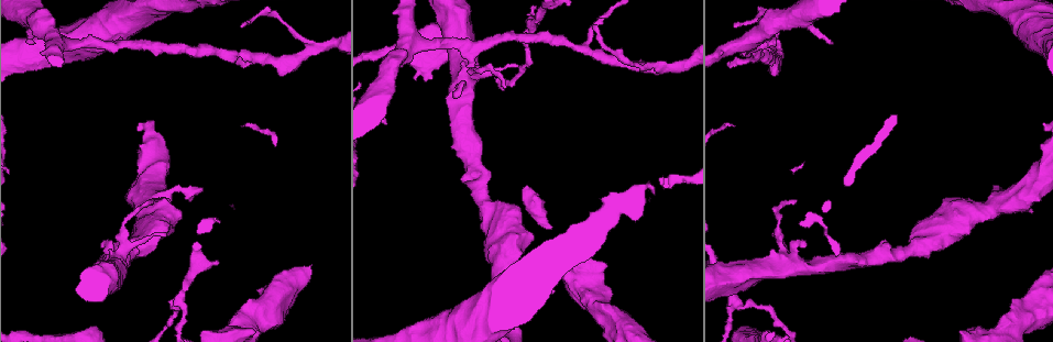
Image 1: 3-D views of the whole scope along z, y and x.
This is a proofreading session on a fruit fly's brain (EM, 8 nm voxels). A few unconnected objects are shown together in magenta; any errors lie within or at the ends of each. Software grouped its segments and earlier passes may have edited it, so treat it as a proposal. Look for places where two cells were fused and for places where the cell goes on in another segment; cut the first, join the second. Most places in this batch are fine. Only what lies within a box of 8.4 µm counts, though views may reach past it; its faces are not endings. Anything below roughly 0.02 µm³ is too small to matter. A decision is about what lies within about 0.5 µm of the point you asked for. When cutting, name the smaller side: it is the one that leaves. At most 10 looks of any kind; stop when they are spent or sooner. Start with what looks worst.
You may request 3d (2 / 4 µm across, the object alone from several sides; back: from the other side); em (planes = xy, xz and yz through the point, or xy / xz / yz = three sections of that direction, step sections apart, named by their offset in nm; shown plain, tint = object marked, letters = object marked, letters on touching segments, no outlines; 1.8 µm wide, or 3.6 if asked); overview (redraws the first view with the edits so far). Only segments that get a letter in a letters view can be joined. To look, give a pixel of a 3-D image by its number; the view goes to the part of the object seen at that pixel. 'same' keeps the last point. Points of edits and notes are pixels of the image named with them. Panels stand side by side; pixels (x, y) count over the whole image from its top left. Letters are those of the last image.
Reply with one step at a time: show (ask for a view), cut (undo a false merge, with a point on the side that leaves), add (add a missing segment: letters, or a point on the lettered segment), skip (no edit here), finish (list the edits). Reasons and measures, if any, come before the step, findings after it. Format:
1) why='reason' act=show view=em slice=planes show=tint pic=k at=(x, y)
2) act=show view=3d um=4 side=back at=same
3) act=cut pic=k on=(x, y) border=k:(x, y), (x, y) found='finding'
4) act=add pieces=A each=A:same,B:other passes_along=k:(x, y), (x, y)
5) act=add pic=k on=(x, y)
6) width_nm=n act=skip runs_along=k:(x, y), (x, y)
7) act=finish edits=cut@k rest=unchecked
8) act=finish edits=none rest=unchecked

why='thin end' act=show view=3d um=2 side=back pic=1 at=(385, 124)

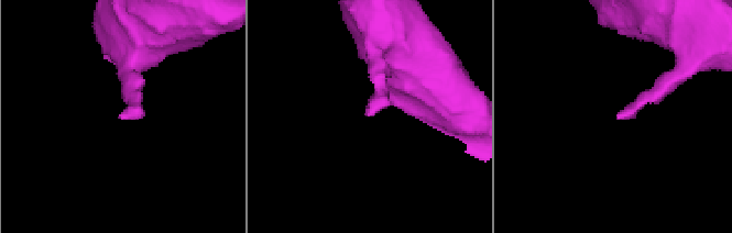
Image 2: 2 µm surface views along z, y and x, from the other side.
why='shape alone is not enough' act=show view=em slice=xy step=16 show=tint pic=2 at=(366, 113)

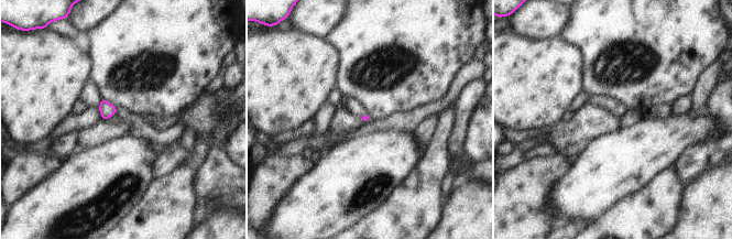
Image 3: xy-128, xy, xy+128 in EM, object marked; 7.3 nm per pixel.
why='another direction' act=show view=em slice=planes show=letters at=same

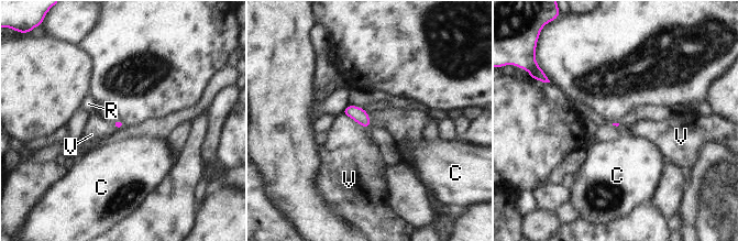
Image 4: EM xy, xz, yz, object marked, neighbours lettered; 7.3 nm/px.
act=skip each=C:other,R:other,V:other found='none of them fits'

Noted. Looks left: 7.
why='branch stops here' act=show view=em slice=yz step=4 show=tint pic=1 at=(603, 18)

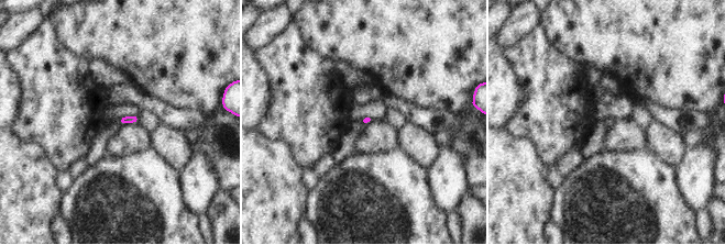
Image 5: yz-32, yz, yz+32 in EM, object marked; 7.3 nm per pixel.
why='cut it another way' act=show view=em slice=planes show=tint at=same

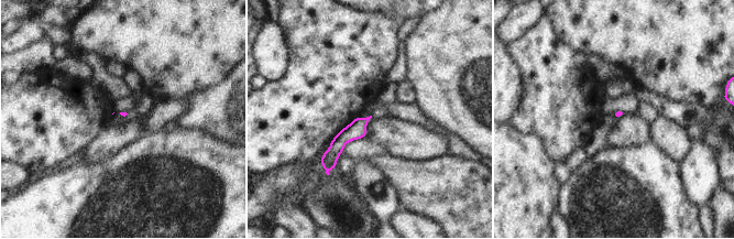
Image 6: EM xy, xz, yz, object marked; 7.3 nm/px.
why='what lies round it' act=show view=em slice=planes show=letters at=same

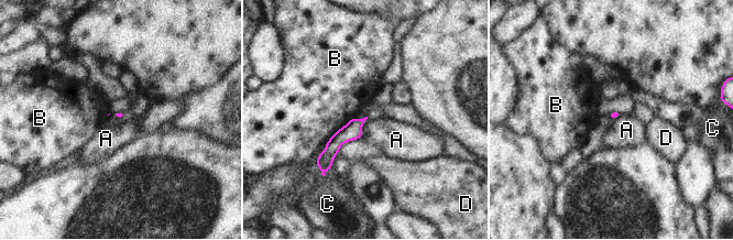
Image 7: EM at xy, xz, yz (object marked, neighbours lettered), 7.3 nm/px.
act=skip each=A:other,B:other,C:other,D:other runs_along=7:(360, 121), (332, 146), (324, 167) found='no lettered segment goes on from it'

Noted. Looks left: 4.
why='free end' act=show view=em slice=planes show=letters pic=1 at=(552, 292)

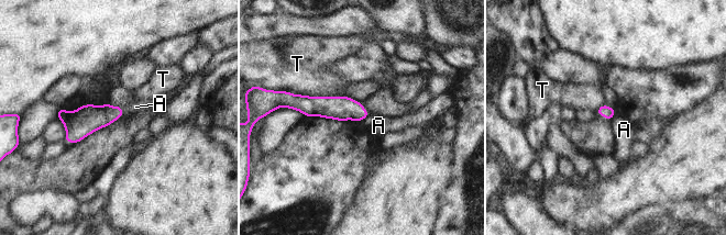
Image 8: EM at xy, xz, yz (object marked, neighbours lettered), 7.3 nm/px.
act=skip each=A:other,T:other runs_along=8:(297, 102), (345, 108), (364, 113) found='no lettered segment goes on from it'

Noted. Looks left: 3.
why='a fork' act=show view=3d um=2 pic=1 at=(532, 24)

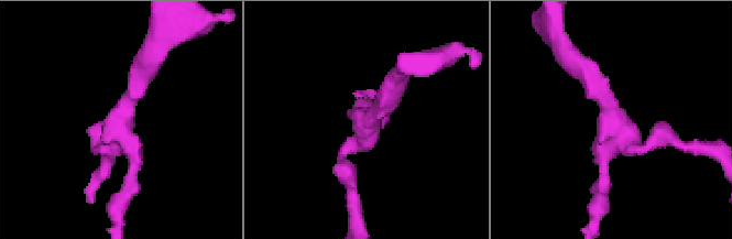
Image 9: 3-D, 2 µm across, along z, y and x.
why='need the tissue' act=show view=em slice=xz step=16 show=tint pic=9 at=(120, 123)

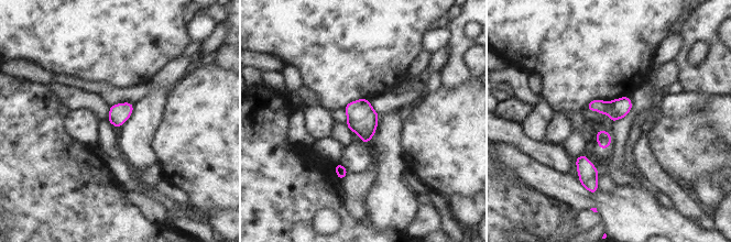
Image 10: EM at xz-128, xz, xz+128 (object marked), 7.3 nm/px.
act=show view=em slice=xz step=16 show=letters at=same

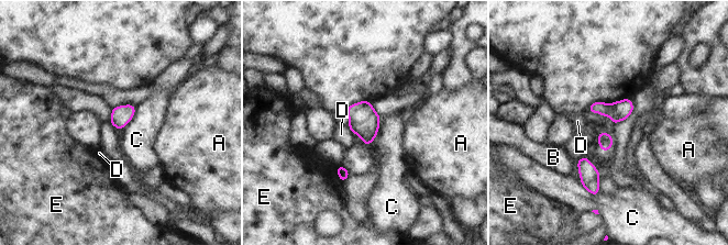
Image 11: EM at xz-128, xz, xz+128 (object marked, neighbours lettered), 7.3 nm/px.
act=cut pic=11 on=(622, 109) each=A:other,B:other,C:other,D:other,E:other border=11:(613, 103), (613, 112), (609, 115) found='a second cell is stuck on'

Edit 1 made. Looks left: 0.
act=finish edits=cut@11 rest=unchecked

